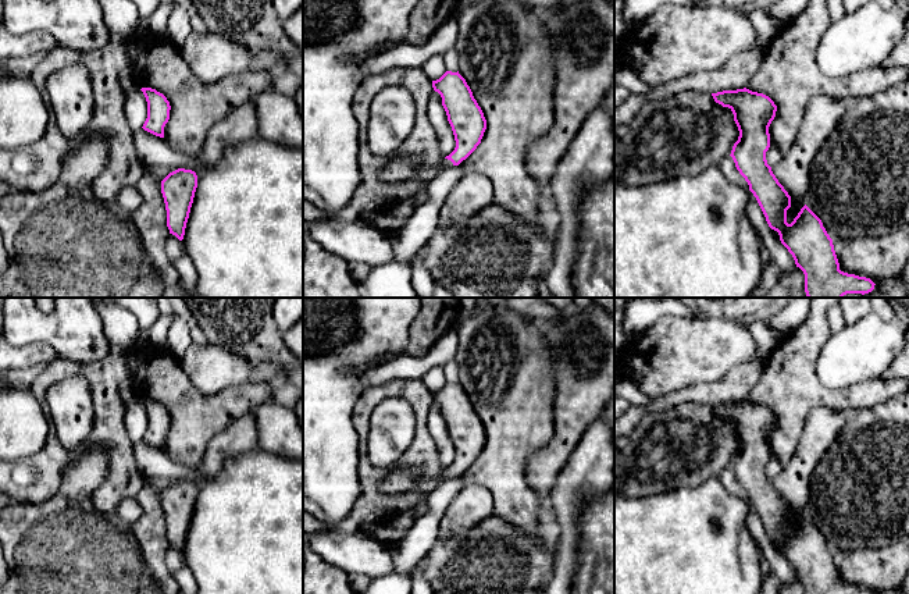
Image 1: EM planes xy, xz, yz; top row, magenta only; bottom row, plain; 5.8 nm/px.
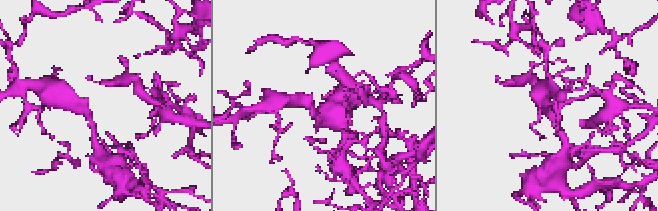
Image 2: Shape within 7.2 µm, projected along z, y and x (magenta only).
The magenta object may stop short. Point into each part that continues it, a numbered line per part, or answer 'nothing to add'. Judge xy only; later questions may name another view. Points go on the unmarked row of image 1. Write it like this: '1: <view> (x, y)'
nothing to add

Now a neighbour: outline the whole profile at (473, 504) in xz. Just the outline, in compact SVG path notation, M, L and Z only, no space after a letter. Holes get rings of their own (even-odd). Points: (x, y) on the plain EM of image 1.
M464 484L443 513L438 538L452 538L493 515L493 497L485 487Z

